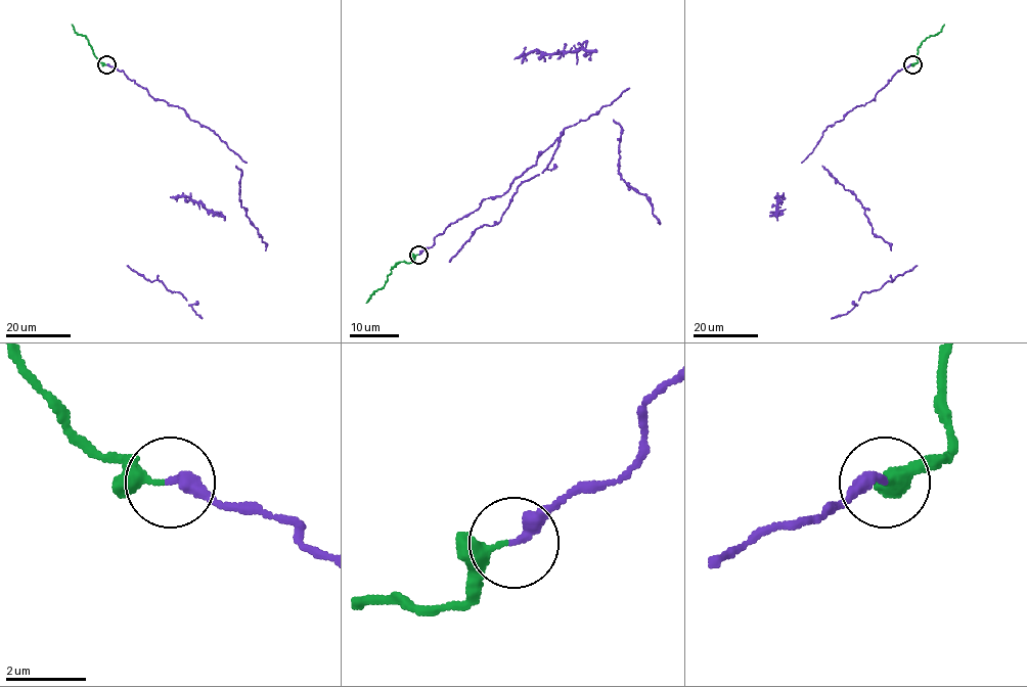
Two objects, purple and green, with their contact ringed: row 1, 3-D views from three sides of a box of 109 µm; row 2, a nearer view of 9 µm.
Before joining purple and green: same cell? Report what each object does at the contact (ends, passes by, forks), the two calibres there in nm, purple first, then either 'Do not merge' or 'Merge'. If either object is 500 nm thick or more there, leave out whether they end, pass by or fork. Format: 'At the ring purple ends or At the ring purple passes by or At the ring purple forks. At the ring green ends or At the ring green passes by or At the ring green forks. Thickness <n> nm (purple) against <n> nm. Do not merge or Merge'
At the ring purple ends. At the ring green passes by. Thickness 300 nm (purple) against 200 nm. Do not merge

